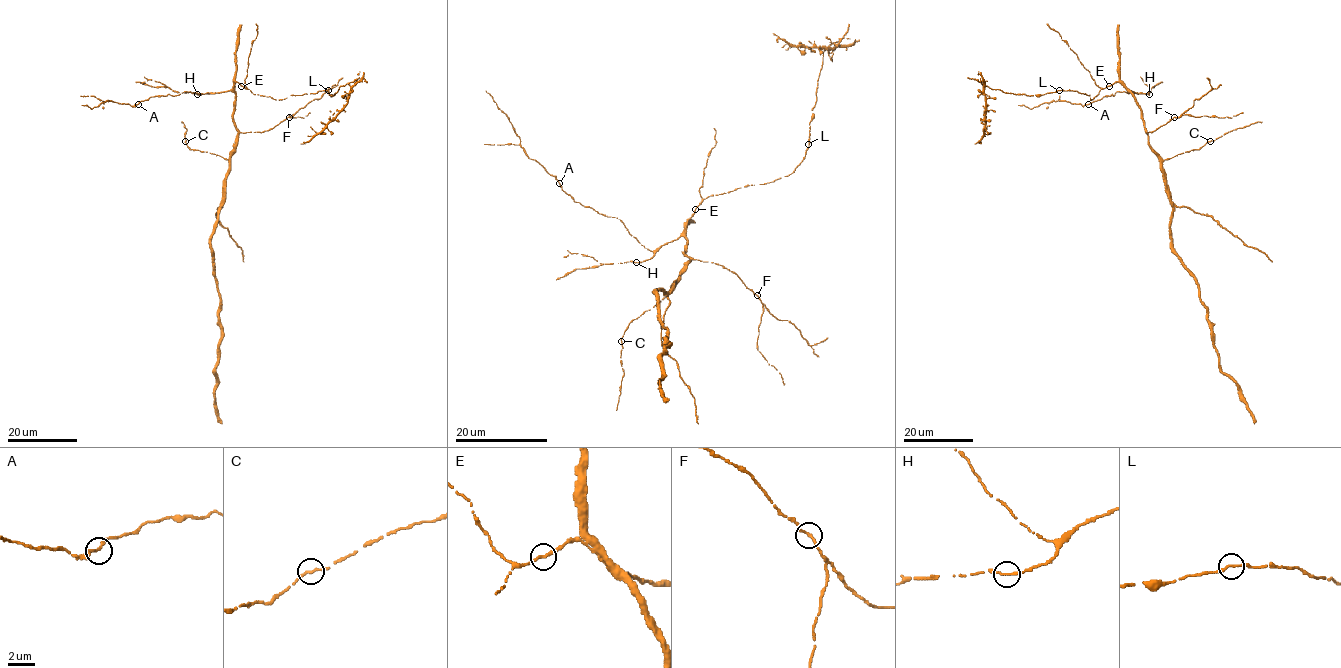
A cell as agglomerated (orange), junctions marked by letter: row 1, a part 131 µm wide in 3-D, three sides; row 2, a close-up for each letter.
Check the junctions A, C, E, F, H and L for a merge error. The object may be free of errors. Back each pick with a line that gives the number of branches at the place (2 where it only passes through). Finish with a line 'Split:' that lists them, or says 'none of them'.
Split: none of them

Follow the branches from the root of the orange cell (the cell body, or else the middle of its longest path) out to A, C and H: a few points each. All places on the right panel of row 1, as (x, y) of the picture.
A: (1143, 121), (1142, 110), (1129, 91), (1140, 93), (1117, 91), (1114, 96), (1105, 96), (1088, 104)
C: (1143, 121), (1149, 146), (1163, 160), (1199, 149), (1209, 141)
H: (1143, 121), (1142, 110), (1129, 91), (1149, 94)

